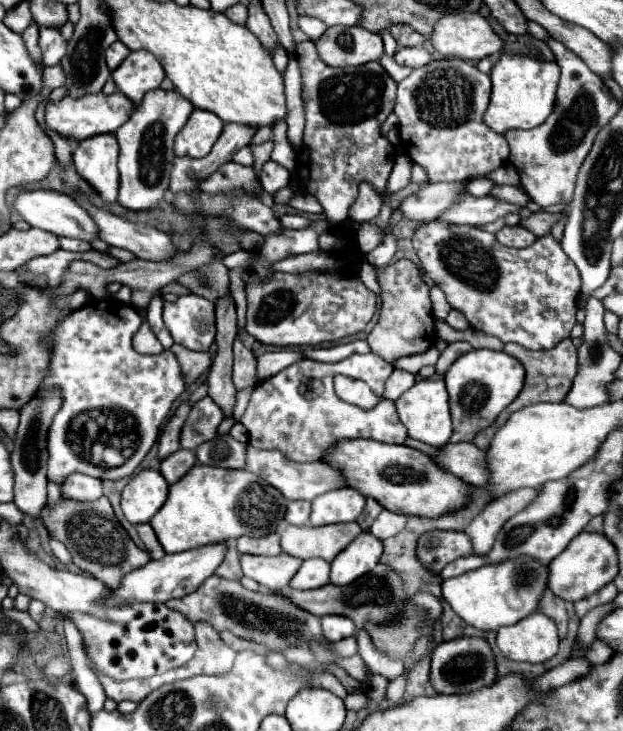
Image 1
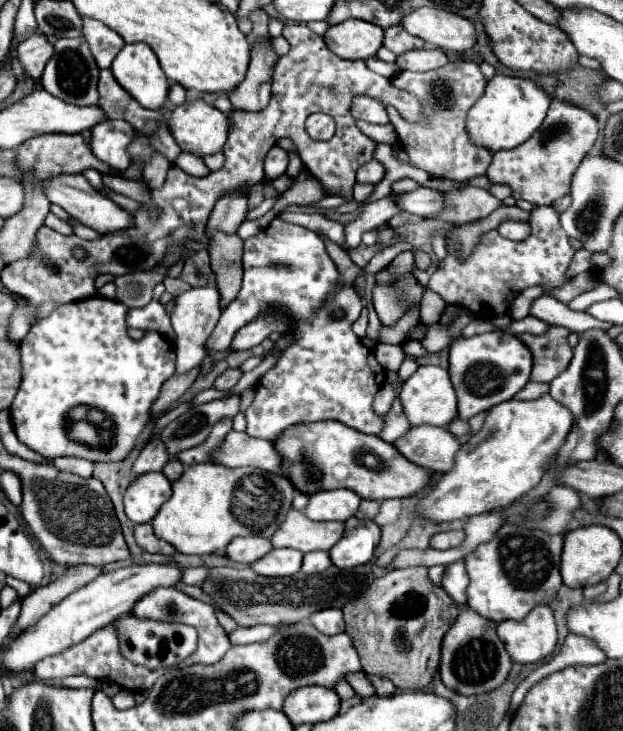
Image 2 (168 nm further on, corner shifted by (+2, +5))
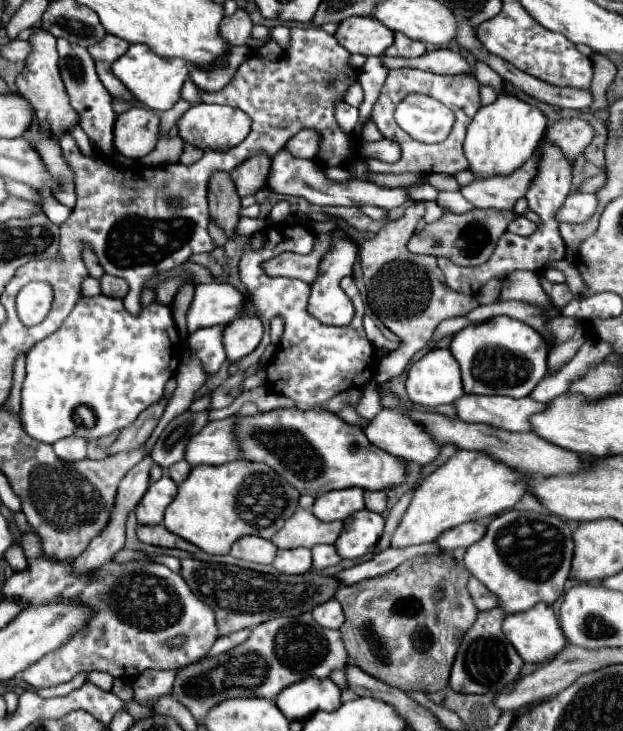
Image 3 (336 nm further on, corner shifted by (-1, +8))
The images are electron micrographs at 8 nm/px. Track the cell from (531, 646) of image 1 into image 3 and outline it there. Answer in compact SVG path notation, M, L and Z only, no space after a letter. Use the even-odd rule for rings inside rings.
M537 603L535 607L519 613L509 613L503 621L503 631L507 639L513 643L517 653L523 657L525 663L545 663L551 661L563 647L567 645L567 639L559 627L559 621L553 613L553 607L547 603Z

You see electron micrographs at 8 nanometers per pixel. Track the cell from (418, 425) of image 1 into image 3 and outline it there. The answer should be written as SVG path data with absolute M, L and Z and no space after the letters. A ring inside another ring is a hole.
M435 347L409 367L405 387L411 403L425 407L453 403L463 387L459 363L449 349Z

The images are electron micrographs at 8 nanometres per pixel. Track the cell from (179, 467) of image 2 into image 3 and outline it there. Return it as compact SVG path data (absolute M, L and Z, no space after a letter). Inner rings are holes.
M179 461L179 463L175 463L173 467L169 467L169 477L175 481L175 483L183 483L185 479L187 479L187 475L189 475L189 471L191 471L191 465L187 463L187 461Z

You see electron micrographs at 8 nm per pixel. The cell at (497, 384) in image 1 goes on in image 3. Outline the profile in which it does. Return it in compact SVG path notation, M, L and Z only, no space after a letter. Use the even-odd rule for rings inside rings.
M501 315L461 329L455 333L449 349L461 365L465 393L527 397L547 375L549 345L533 327L511 317Z

